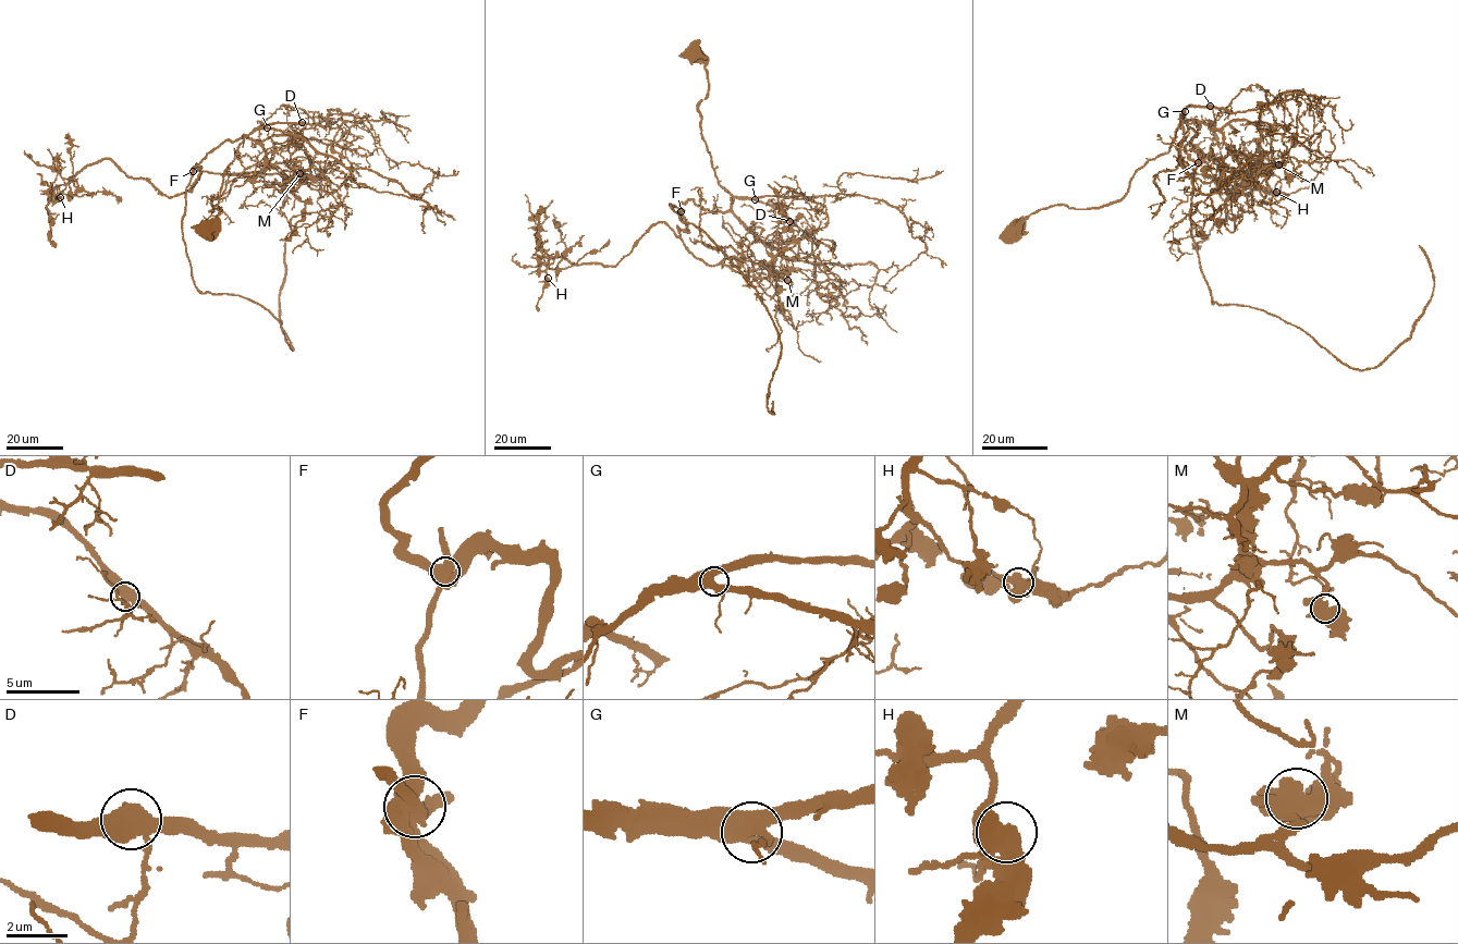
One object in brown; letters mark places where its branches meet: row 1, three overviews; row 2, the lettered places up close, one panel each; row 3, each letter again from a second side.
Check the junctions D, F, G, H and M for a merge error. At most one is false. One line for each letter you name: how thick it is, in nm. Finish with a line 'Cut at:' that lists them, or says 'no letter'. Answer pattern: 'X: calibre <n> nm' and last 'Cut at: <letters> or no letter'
F: calibre 600 nm
Cut at: F

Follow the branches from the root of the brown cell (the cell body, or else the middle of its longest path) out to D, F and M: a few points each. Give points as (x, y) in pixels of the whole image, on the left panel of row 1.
D: (207, 228), (220, 211), (219, 207), (210, 211), (219, 201), (223, 172), (242, 141), (270, 125), (302, 123)
F: (207, 228), (220, 211), (219, 207), (210, 211), (219, 201), (223, 172), (244, 136), (222, 142), (193, 171)
M: (207, 228), (220, 211), (210, 211), (244, 135), (262, 148), (283, 187), (288, 176), (299, 173)

